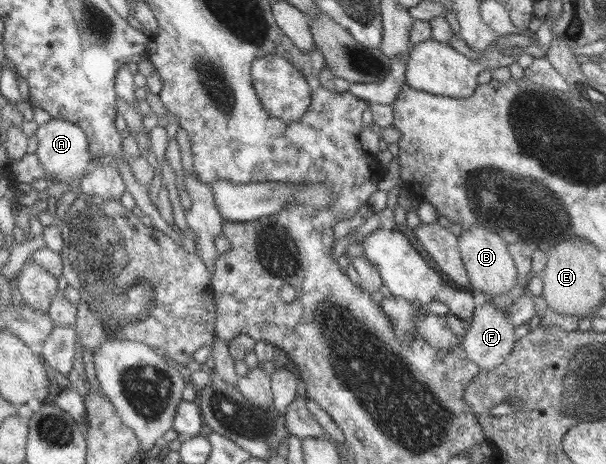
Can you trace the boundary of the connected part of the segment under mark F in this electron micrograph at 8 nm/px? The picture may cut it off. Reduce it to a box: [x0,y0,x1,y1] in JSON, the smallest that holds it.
[460,298,515,370]

